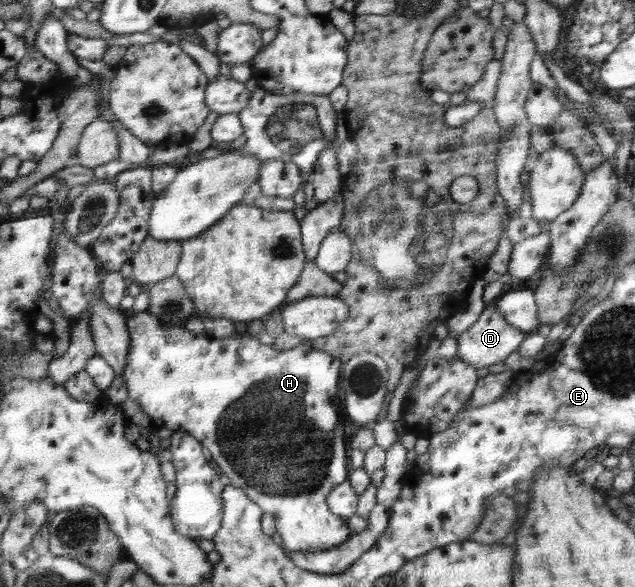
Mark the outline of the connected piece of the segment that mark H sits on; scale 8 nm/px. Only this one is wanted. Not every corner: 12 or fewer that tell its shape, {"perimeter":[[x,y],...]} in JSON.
{"perimeter":[[126,313],[123,379],[290,551],[351,537],[340,359]]}

